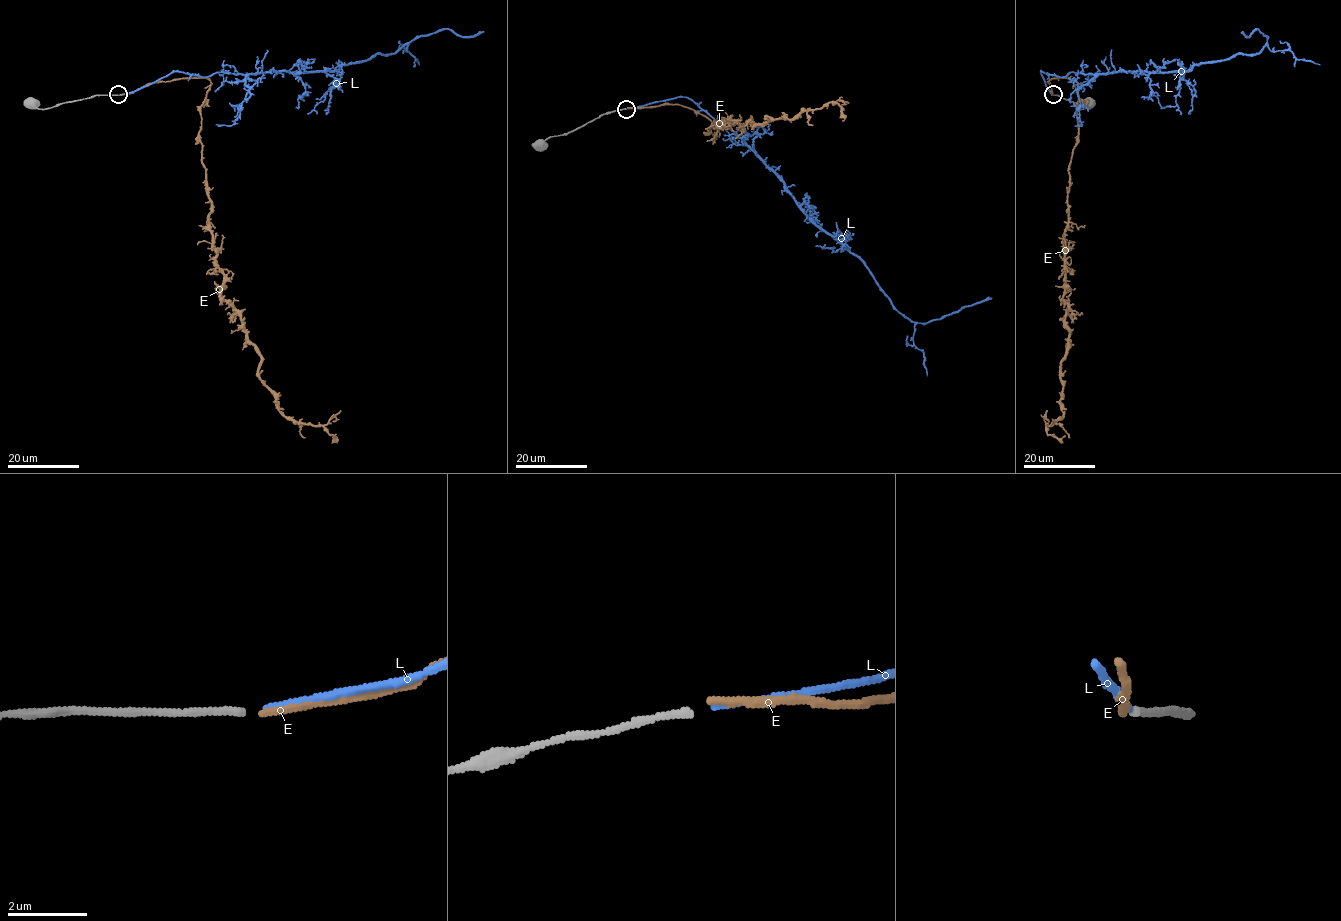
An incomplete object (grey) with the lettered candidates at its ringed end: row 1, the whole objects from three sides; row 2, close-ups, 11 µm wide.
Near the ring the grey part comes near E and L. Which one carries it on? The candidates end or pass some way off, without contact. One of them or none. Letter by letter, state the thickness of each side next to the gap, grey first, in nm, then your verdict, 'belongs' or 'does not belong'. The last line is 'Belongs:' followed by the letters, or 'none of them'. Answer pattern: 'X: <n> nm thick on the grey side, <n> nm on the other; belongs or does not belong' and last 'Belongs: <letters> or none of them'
E: 180 nm thick on the grey side, 170 nm on the other; does not belong
L: 180 nm thick on the grey side, 150 nm on the other; belongs
Belongs: L

